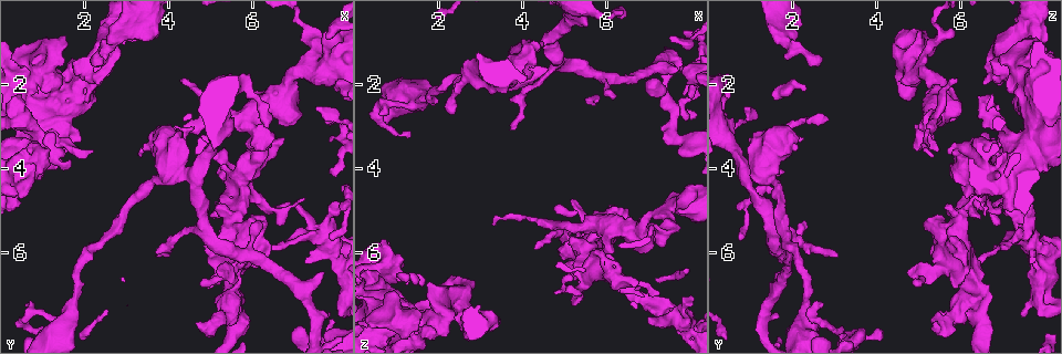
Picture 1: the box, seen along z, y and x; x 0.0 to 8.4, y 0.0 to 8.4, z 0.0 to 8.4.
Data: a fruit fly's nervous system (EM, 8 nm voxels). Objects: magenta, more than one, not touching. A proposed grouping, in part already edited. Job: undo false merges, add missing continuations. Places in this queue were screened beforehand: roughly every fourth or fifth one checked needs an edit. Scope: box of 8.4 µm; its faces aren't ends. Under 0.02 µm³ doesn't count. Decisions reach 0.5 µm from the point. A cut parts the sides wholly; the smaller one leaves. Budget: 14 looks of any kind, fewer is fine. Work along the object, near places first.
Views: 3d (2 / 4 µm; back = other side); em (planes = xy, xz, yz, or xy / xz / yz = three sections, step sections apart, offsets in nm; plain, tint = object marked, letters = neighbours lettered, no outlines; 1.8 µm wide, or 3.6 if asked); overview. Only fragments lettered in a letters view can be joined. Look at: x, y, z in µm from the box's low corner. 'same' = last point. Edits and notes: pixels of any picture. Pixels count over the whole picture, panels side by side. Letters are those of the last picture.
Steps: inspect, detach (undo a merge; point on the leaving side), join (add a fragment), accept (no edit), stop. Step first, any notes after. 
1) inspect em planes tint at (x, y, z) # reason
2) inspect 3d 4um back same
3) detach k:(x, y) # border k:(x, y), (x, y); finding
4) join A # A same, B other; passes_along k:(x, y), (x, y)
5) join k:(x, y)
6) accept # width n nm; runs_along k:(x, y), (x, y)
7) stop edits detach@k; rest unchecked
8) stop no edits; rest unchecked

inspect 3d 4um at (0.50, 1.85, 7.80) # sharp bend

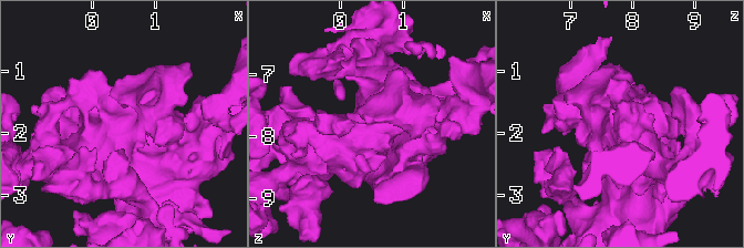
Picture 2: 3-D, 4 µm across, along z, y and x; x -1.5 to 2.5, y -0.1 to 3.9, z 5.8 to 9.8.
inspect em planes tint at (0.50, 1.85, 7.85) # need the tissue

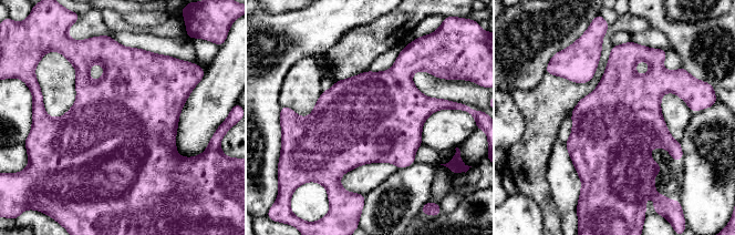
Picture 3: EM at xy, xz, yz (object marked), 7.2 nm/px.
inspect em planes letters same

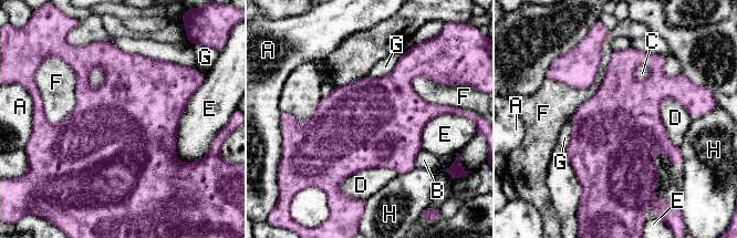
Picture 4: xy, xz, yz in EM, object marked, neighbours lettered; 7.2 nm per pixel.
accept # width 600 nm; A other, B other, C other, D other, E other, F other, G other, H other; border 4:(602, 48), (588, 86), (553, 81); continuous, no second cell

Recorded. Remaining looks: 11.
inspect em yz step 8 tint at (2.20, 1.75, 7.40)

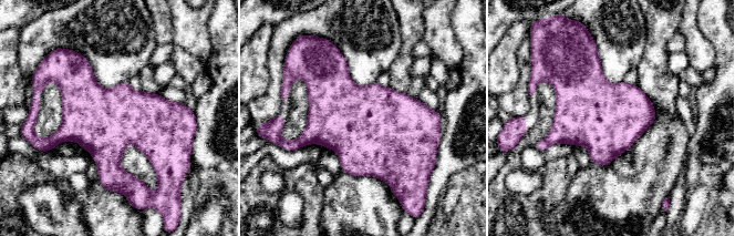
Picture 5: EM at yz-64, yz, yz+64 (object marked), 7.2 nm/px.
inspect em planes tint same # another direction

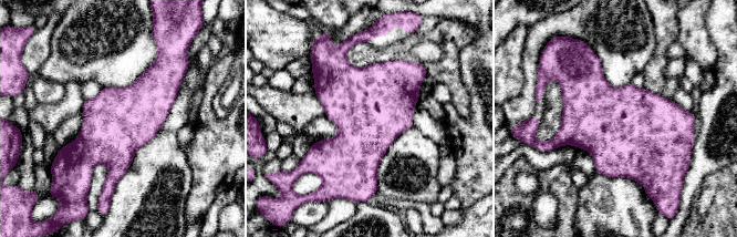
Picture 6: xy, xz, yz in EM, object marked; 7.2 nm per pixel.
inspect em planes letters same # what lies round it

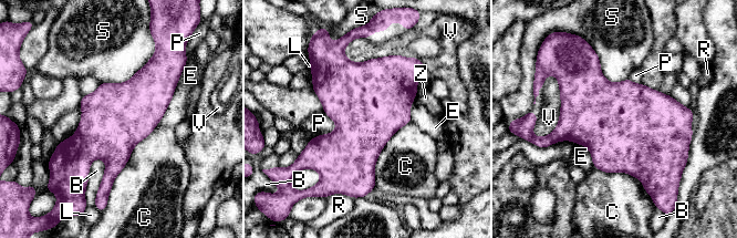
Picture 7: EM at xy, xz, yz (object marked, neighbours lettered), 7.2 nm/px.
accept # width 480 nm; B other, C other, E other, L other, P other, R other, S other, V other, Z other; border 7:(323, 112), (336, 127), (317, 136); all the same cell

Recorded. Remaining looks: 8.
inspect 3d 4um at (5.65, 5.55, 5.70) # four or more arms meet

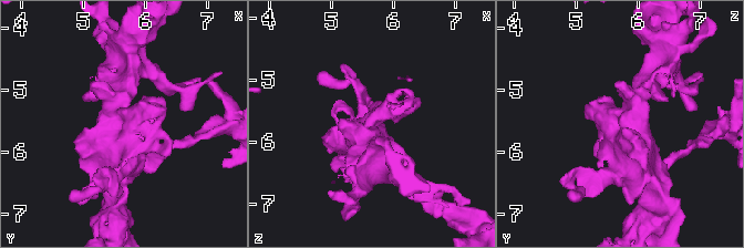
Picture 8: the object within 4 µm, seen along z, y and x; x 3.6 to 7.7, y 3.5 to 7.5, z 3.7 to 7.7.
inspect em xz step 16 tint at (5.70, 5.55, 5.65)

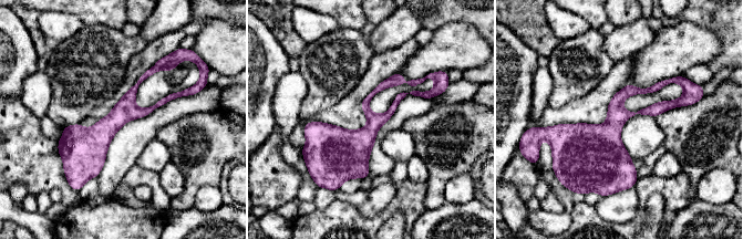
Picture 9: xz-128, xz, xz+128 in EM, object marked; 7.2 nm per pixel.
inspect em planes letters same

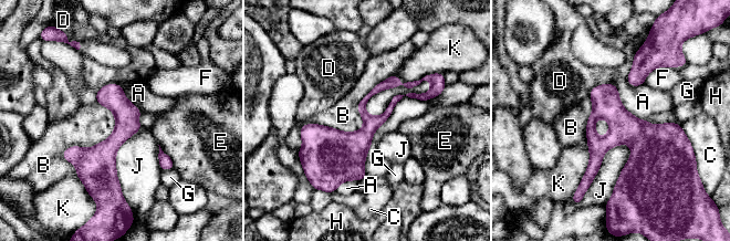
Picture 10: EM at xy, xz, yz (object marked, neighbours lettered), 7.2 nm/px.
accept # width 160 nm; A other, B other, C other, D other, E other, F other, G other, H other, J other, K other; border 10:(395, 73), (301, 126); continuous, no second cell

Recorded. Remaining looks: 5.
inspect 3d 4um back at (2.35, 1.40, 2.75) # an open end

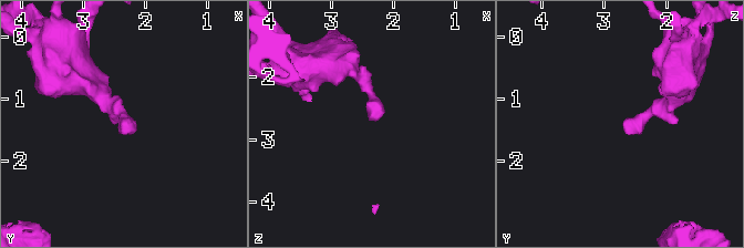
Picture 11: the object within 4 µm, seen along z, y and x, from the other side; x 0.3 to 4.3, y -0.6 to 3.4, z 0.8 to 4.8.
inspect em yz step 4 letters at (2.35, 1.40, 2.70) # need the tissue

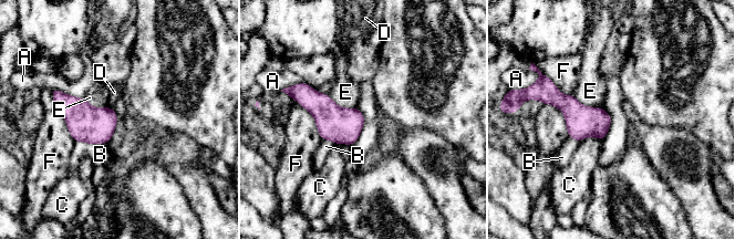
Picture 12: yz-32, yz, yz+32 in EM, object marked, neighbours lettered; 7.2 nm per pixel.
inspect em xz step 4 letters same # cut it another way

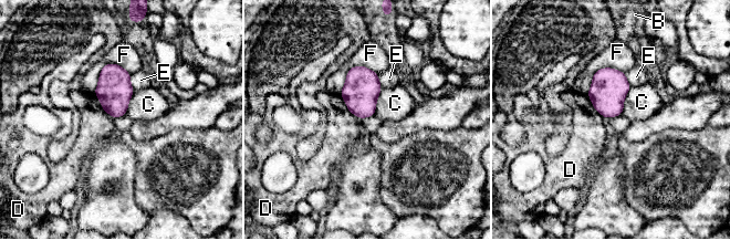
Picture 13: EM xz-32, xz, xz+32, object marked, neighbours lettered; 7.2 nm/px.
accept # longest_contact F 240 nm; B other, C other, D other, E other, F other; border 13:(631, 86), (624, 97), (621, 114); no lettered fragment goes on from it

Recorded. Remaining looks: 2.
inspect em xz step 8 tint at (4.50, 4.05, 1.05) # branch point

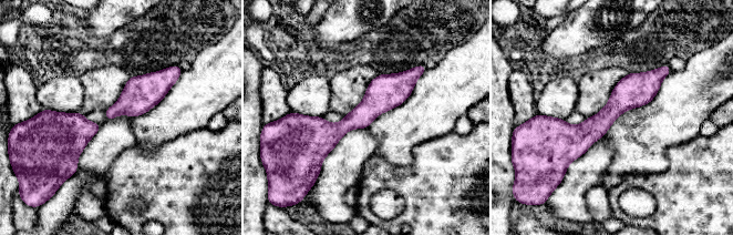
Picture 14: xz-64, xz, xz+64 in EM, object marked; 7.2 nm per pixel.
inspect em planes letters same # cut it another way

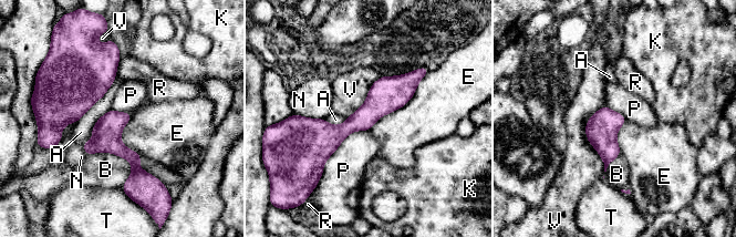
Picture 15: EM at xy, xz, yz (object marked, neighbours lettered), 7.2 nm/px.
accept # width 200 nm; A other, B other, E other, K other, N other, P other, R other, T other, V other; runs_along 15:(418, 76), (342, 131), (302, 125); one cell here

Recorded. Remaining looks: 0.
stop no edits; rest unchecked

